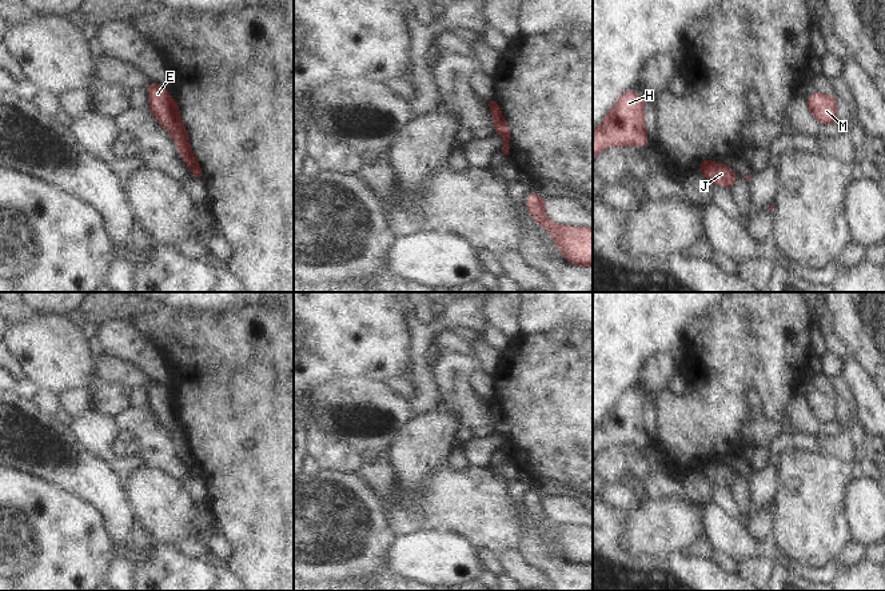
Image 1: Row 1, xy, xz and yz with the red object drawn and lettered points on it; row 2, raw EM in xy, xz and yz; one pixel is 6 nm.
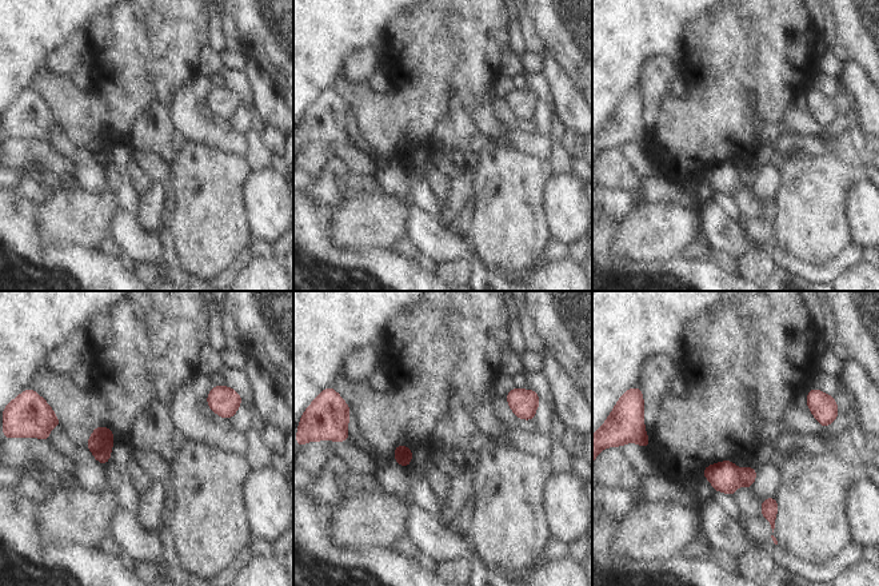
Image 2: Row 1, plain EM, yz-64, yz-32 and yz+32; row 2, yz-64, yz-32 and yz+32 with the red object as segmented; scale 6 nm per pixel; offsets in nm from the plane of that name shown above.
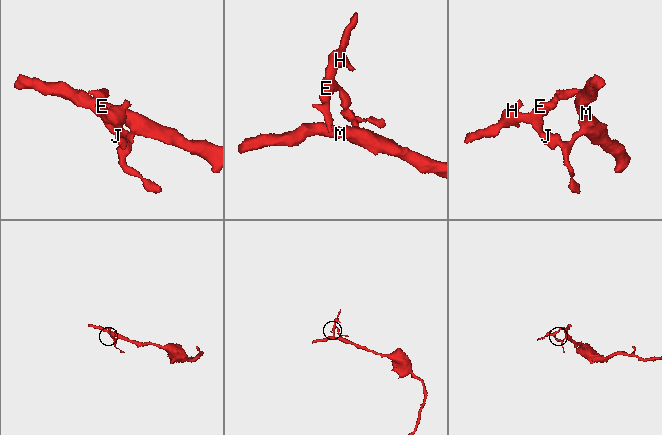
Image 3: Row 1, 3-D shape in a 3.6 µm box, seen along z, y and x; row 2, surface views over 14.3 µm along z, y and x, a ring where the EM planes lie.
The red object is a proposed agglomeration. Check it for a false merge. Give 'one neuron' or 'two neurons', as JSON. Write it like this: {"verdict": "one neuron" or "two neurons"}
{"verdict": "two neurons"}

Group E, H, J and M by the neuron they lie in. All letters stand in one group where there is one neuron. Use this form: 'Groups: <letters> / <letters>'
Groups: E H / J M

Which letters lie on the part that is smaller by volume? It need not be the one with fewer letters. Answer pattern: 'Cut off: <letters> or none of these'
Cut off: E, H

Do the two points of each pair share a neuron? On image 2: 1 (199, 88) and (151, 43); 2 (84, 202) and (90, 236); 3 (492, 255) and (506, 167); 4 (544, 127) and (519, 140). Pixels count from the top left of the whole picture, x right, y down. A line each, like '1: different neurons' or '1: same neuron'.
1: different neurons
2: same neuron
3: same neuron
4: different neurons

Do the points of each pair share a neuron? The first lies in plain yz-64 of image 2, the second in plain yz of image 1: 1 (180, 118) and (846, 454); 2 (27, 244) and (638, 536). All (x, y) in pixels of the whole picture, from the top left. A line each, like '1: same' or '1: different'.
1: same
2: different

